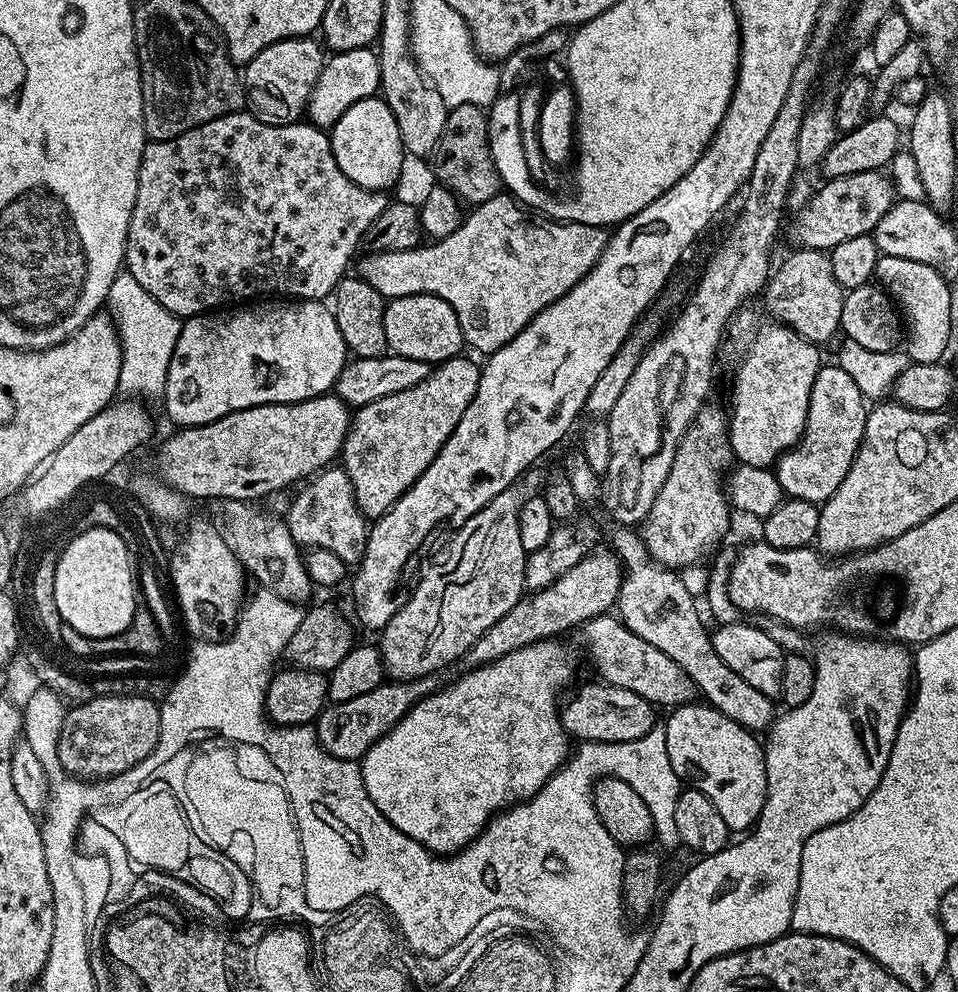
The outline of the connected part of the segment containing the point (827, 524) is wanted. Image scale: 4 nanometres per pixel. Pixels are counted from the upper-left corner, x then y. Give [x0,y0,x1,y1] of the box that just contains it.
[814,402,926,558]

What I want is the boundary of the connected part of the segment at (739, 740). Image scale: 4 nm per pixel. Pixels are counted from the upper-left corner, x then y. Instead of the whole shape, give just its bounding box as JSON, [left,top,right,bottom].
[662,702,766,833]

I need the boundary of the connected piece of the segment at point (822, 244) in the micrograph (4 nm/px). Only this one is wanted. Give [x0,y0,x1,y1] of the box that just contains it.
[786,171,898,252]

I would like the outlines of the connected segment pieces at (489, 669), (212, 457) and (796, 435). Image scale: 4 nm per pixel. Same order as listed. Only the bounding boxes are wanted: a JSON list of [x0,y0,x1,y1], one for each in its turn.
[[359,638,576,857],[156,394,352,502],[727,318,822,468]]

